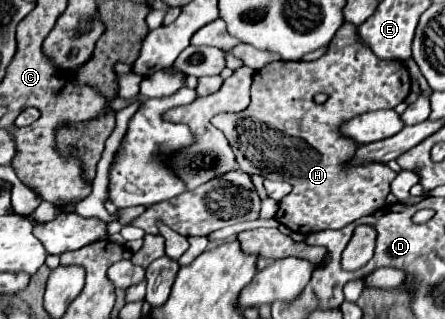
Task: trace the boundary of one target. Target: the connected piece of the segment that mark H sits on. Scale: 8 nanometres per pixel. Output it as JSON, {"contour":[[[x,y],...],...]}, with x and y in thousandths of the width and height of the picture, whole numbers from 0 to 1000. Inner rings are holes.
{"contour":[[[769,72],[769,85],[755,97],[746,135],[737,141],[737,160],[733,160],[719,185],[710,185],[710,191],[611,191],[611,197],[593,204],[589,216],[580,216],[580,223],[571,229],[571,241],[566,241],[566,310],[562,310],[562,329],[557,329],[548,348],[539,348],[539,354],[490,354],[490,361],[476,373],[476,392],[490,398],[490,404],[508,423],[508,436],[512,436],[512,448],[517,448],[517,461],[521,461],[521,473],[526,473],[526,486],[530,486],[530,505],[535,505],[535,517],[539,517],[544,536],[571,542],[571,549],[589,549],[593,561],[643,567],[643,574],[656,580],[656,605],[643,611],[643,618],[629,630],[629,655],[625,655],[625,668],[620,668],[620,693],[625,693],[625,699],[638,699],[638,705],[658,727],[674,724],[674,734],[692,737],[697,730],[710,730],[710,724],[724,724],[724,718],[769,718],[769,712],[778,712],[782,699],[791,699],[791,693],[800,693],[800,687],[809,687],[809,680],[818,680],[818,674],[845,668],[849,655],[858,655],[858,649],[867,643],[863,630],[867,630],[867,618],[872,618],[872,605],[876,605],[876,574],[885,567],[890,542],[885,542],[872,517],[858,517],[858,511],[827,511],[827,517],[813,517],[813,524],[773,530],[769,511],[782,505],[782,498],[796,486],[796,473],[800,473],[804,455],[791,448],[787,436],[773,436],[769,423],[760,423],[760,392],[764,392],[769,379],[778,379],[778,373],[787,373],[787,367],[796,367],[796,361],[822,354],[822,348],[890,335],[894,323],[903,323],[903,317],[917,304],[917,292],[921,292],[921,229],[917,229],[908,191],[899,191],[899,185],[858,191],[854,179],[840,172],[840,160],[836,160],[822,135],[813,135],[813,129],[804,122],[804,85],[800,85],[800,78],[791,78],[791,72]],[[710,292],[737,292],[733,323],[715,329],[715,323],[706,317],[706,298],[710,298]]]}

